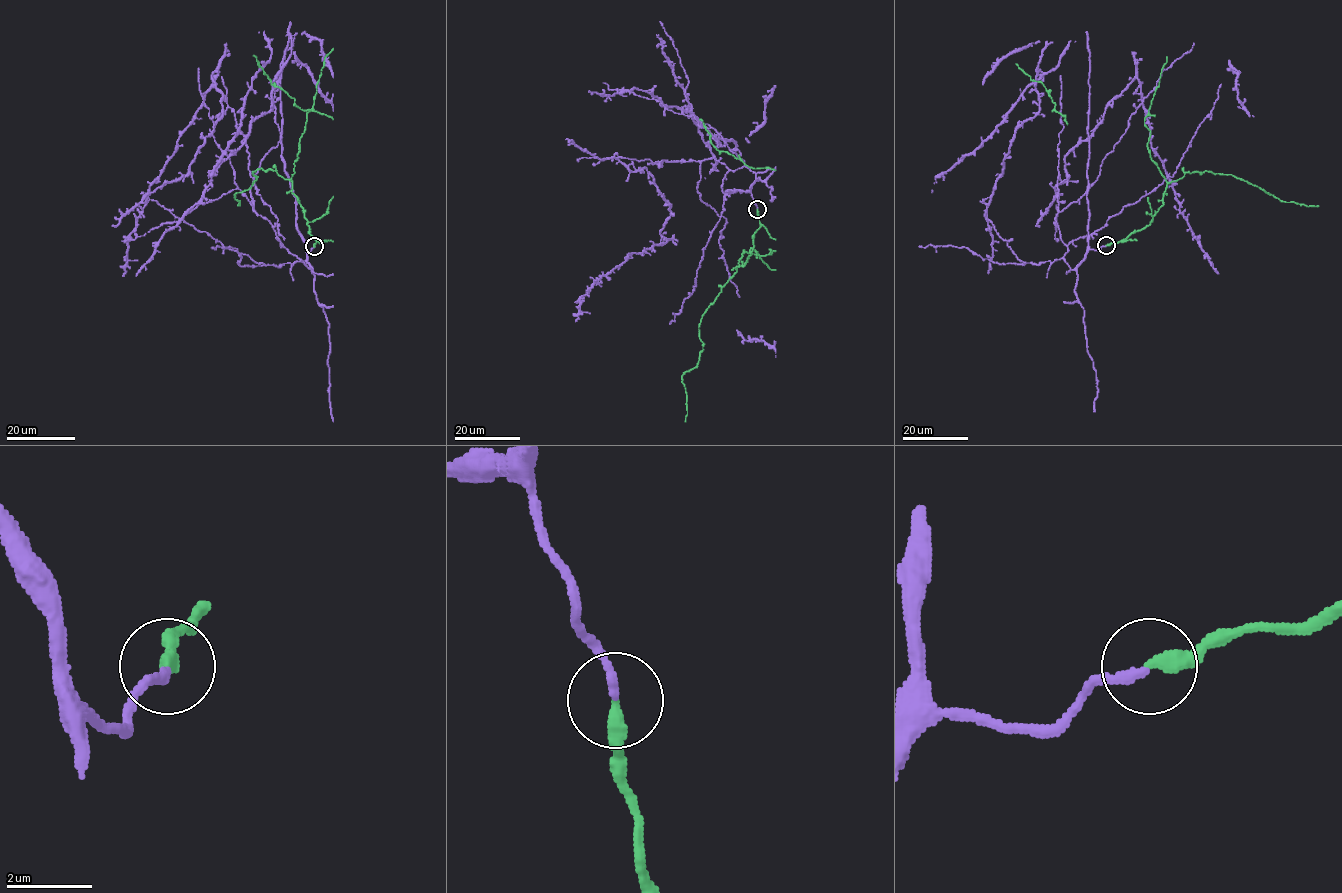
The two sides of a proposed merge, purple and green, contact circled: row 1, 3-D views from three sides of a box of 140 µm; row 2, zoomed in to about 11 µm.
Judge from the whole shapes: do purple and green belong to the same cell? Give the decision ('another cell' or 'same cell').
same cell

